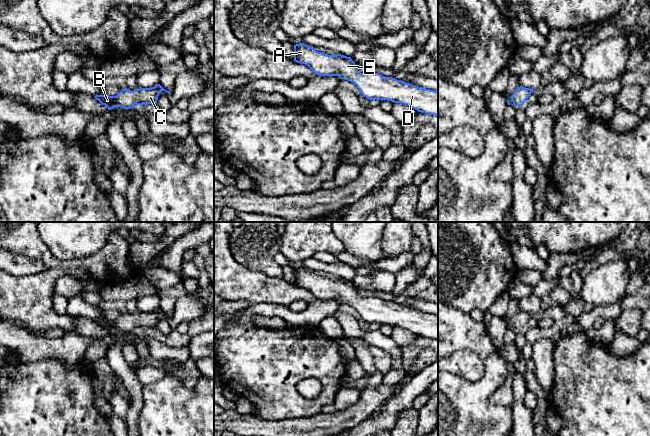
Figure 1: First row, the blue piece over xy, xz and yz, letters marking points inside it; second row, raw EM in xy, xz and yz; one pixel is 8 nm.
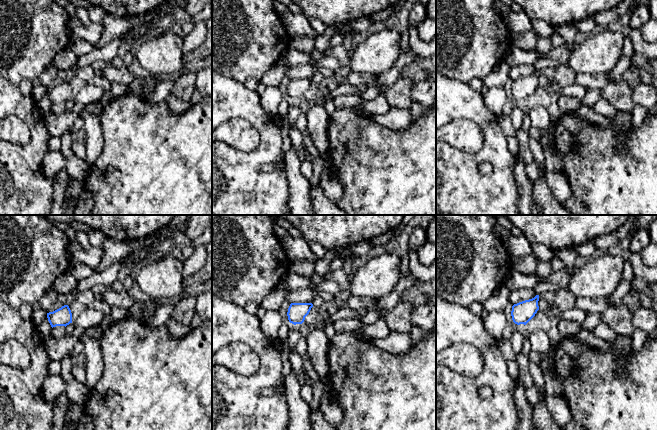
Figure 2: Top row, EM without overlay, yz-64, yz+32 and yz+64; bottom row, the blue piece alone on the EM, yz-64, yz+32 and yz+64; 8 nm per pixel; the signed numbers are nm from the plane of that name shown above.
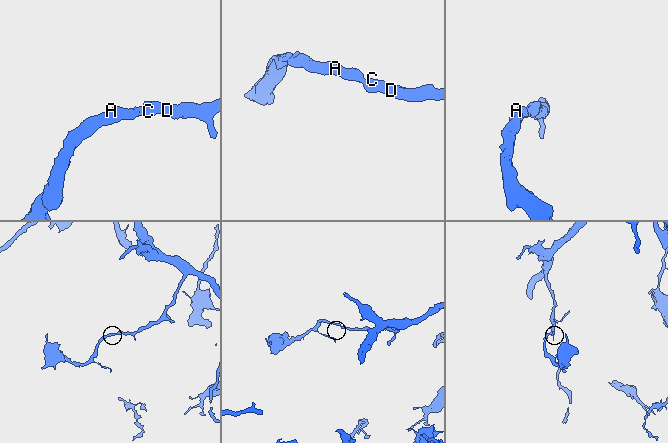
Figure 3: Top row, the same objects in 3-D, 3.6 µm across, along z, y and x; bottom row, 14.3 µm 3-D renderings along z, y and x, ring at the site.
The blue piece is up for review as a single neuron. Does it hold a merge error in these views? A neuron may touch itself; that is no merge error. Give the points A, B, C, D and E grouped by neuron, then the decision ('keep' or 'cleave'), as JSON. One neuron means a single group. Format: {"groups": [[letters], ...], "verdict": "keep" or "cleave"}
{"groups": [["A", "B", "C", "D", "E"]], "verdict": "keep"}

